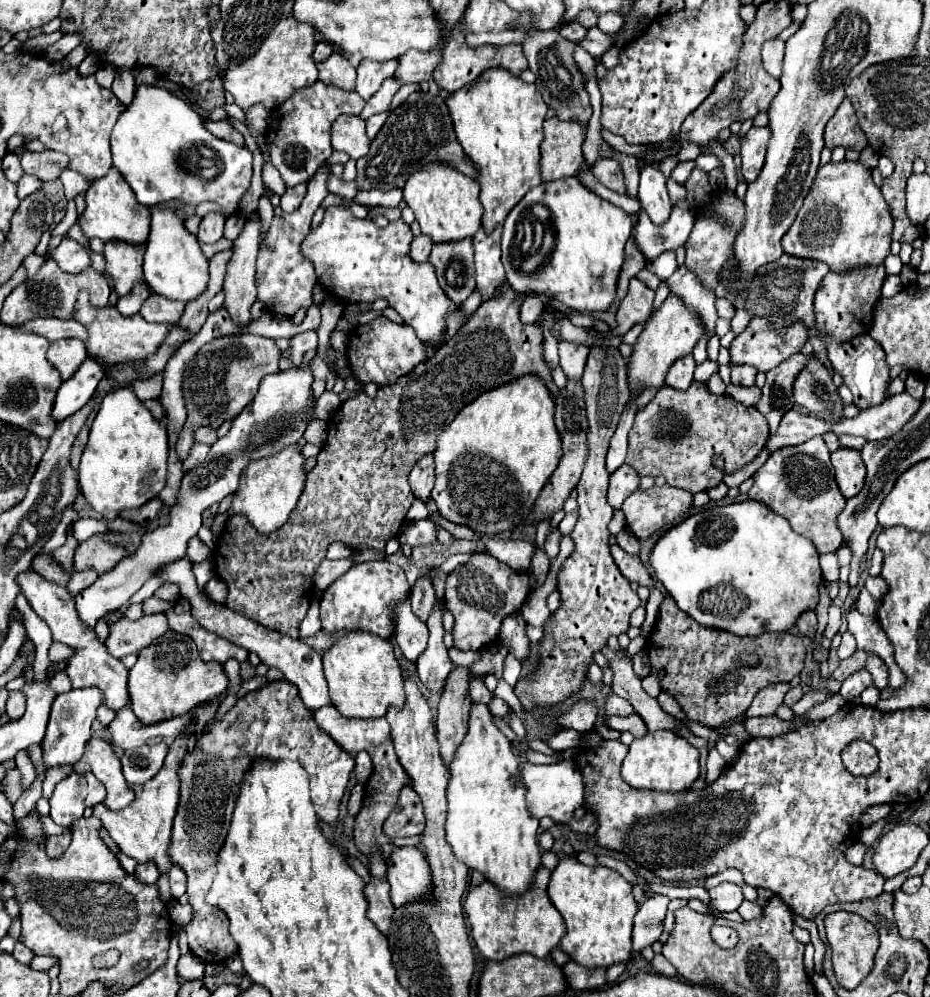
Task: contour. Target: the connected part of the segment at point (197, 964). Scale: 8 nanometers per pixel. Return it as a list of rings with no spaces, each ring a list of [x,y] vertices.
[[[186,953],[180,957],[178,961],[178,975],[192,981],[192,979],[202,979],[204,977],[204,963],[192,955],[192,953]]]

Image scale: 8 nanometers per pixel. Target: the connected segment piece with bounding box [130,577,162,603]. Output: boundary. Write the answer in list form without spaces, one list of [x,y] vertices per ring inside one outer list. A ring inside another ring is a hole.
[[[150,577],[150,579],[142,585],[142,589],[130,599],[130,603],[142,603],[142,601],[146,601],[148,597],[154,595],[154,591],[156,591],[160,585],[162,585],[162,581],[160,581],[158,577]]]

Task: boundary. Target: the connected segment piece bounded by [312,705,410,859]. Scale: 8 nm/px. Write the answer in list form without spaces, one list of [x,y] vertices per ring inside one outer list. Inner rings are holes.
[[[326,705],[318,711],[314,711],[312,717],[318,723],[318,727],[324,729],[347,752],[357,754],[360,751],[368,751],[370,753],[372,763],[374,763],[374,775],[370,777],[370,781],[364,787],[364,803],[362,803],[362,809],[360,809],[360,813],[356,817],[356,823],[354,823],[354,841],[366,857],[370,857],[372,851],[380,849],[382,857],[388,859],[388,855],[396,849],[396,845],[390,843],[390,839],[382,833],[382,825],[384,825],[386,817],[390,815],[390,811],[394,809],[394,805],[398,801],[398,795],[400,795],[400,789],[410,783],[410,777],[406,775],[404,767],[400,765],[400,761],[394,753],[388,721],[384,717],[372,719],[372,721],[344,719],[342,715],[338,715],[338,711],[332,705]]]

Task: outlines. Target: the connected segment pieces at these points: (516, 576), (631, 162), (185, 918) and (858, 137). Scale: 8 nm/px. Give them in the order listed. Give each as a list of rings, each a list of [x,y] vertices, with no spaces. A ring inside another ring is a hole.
[[[474,555],[466,565],[454,569],[446,581],[446,607],[454,615],[454,645],[460,651],[480,651],[498,639],[502,619],[520,611],[530,593],[530,577],[526,571],[510,571],[492,555]]]
[[[608,143],[600,145],[602,155],[612,155],[614,159],[618,159],[618,163],[624,169],[624,177],[626,177],[626,187],[628,187],[628,195],[636,197],[638,193],[638,171],[640,171],[640,161],[634,155],[622,155],[620,151],[612,149]]]
[[[176,903],[171,905],[169,911],[170,919],[179,926],[186,926],[192,919],[192,908],[189,904],[181,905]]]
[[[848,99],[840,103],[838,111],[826,125],[824,139],[828,147],[844,147],[844,149],[854,149],[858,153],[868,145],[868,139],[860,129],[854,107]]]

